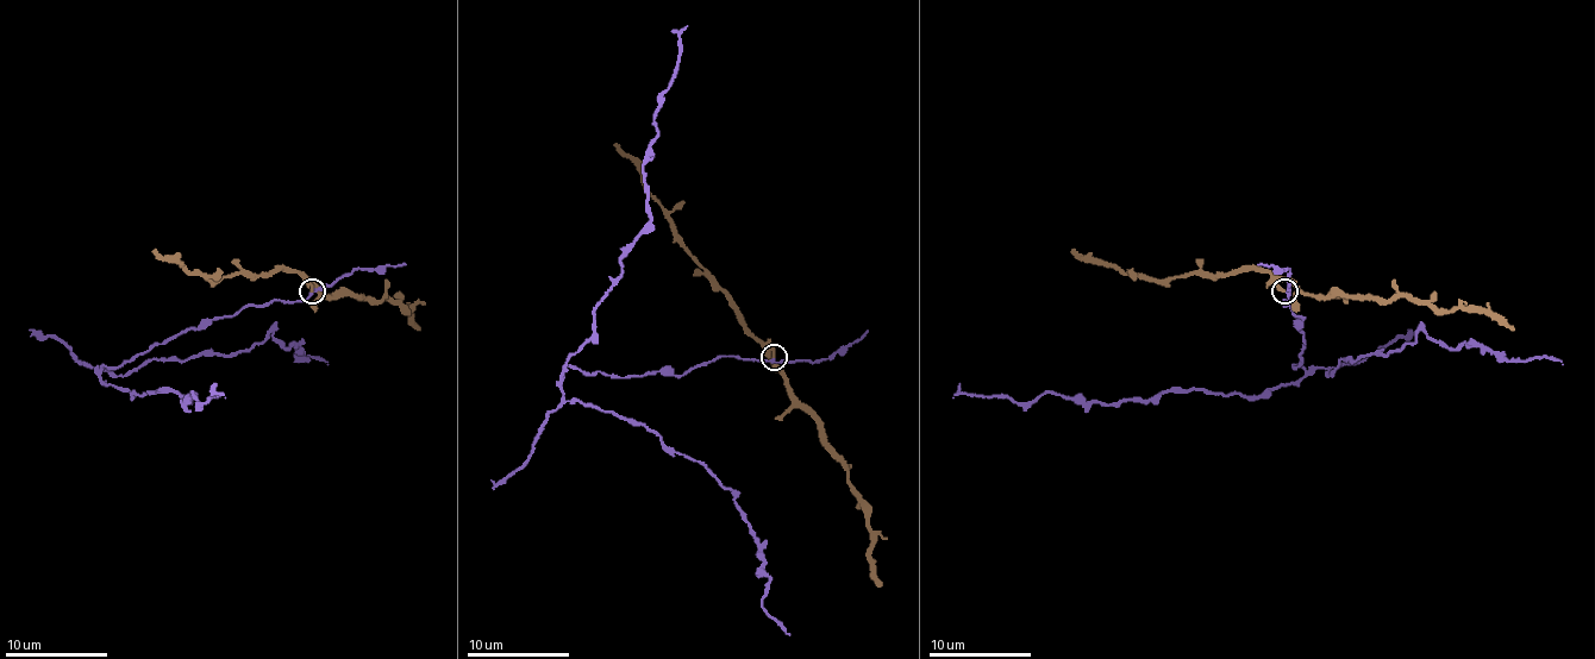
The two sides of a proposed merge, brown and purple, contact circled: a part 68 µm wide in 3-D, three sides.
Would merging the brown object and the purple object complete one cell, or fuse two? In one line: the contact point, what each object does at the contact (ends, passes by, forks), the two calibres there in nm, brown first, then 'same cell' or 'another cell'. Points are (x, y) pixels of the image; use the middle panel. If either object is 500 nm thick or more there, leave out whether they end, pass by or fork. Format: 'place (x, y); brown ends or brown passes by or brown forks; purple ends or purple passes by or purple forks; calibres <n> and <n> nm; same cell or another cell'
place (774, 357); brown ends; purple passes by; calibres 220 and 190 nm; another cell

